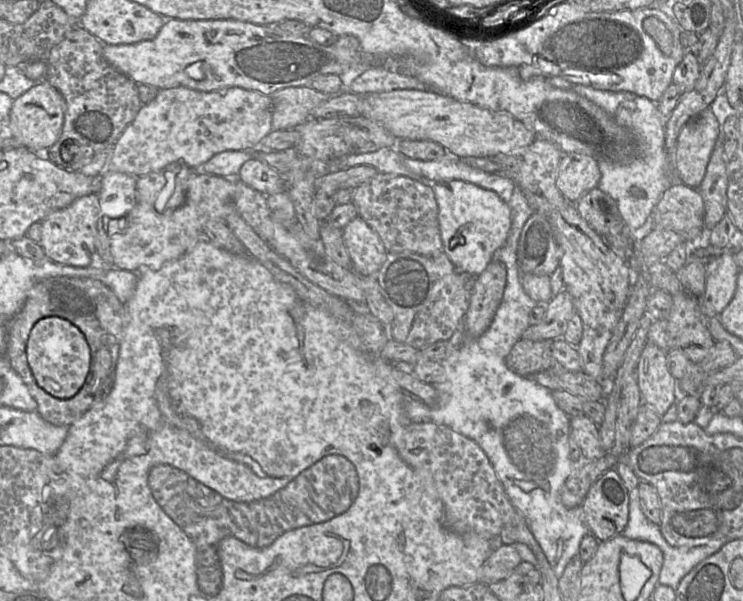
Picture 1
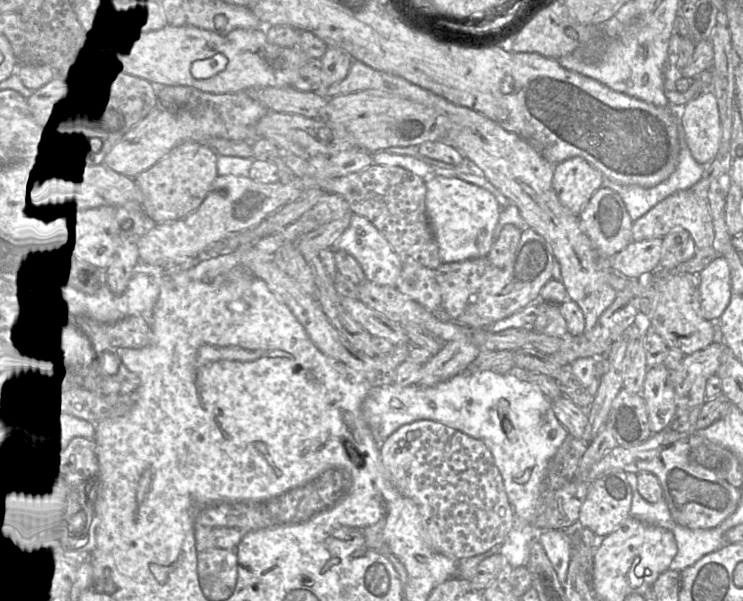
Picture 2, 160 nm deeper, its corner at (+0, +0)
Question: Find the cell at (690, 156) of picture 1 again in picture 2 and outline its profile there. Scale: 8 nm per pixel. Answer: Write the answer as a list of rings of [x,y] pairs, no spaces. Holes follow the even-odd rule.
[[[703,91],[683,108],[672,108],[672,113],[683,126],[692,157],[701,165],[709,165],[718,154],[722,136],[715,95]]]

